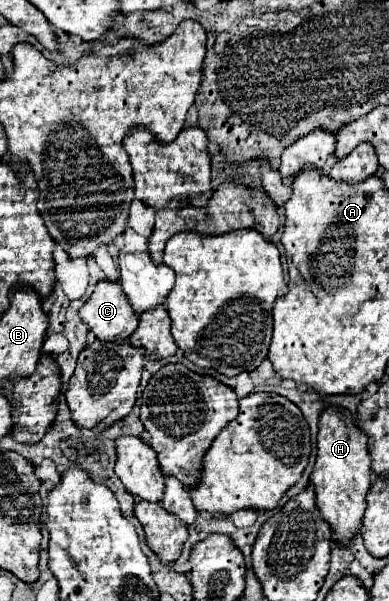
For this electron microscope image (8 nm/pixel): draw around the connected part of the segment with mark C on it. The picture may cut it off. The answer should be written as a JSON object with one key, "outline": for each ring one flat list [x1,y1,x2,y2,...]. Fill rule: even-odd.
{"outline":[[100,281,96,285,90,299,80,309,80,319,102,343,122,343,138,327,138,317,124,297,120,283,112,281]]}

